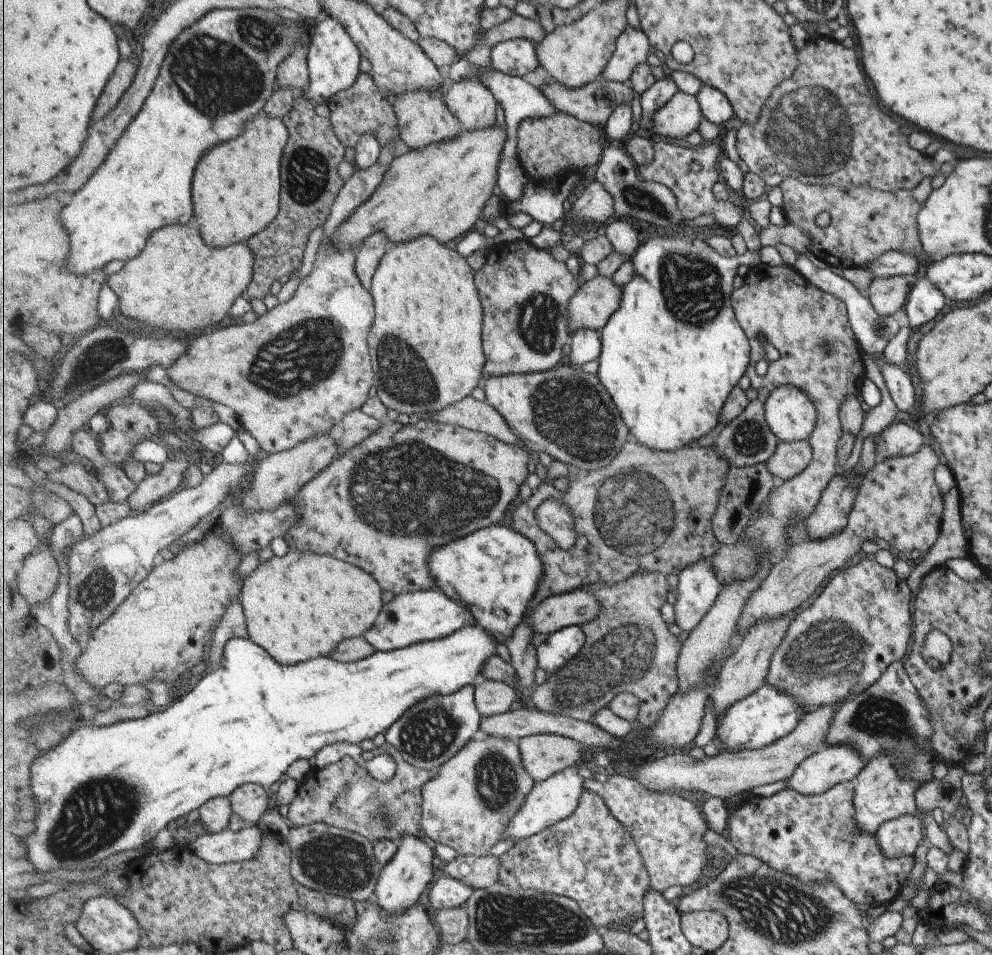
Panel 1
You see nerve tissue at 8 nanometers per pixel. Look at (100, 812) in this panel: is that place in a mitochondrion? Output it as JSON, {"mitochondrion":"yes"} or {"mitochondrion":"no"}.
{"mitochondrion":"yes"}

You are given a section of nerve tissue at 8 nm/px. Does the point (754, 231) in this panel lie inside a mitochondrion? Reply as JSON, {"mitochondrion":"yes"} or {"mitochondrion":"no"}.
{"mitochondrion":"no"}

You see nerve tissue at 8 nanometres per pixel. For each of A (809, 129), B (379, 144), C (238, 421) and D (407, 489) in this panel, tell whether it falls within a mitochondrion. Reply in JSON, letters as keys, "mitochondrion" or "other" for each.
{"A":"mitochondrion","B":"other","C":"other","D":"mitochondrion"}

